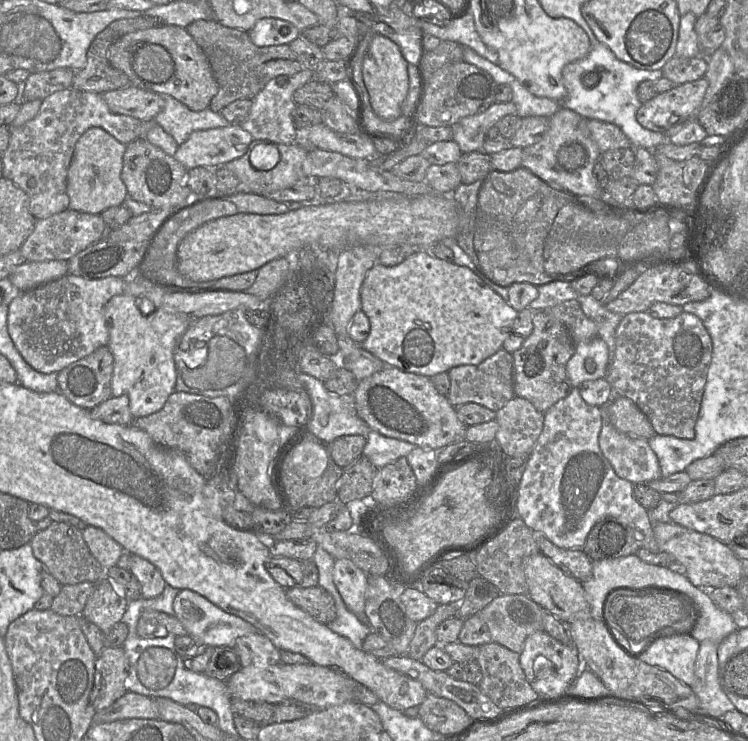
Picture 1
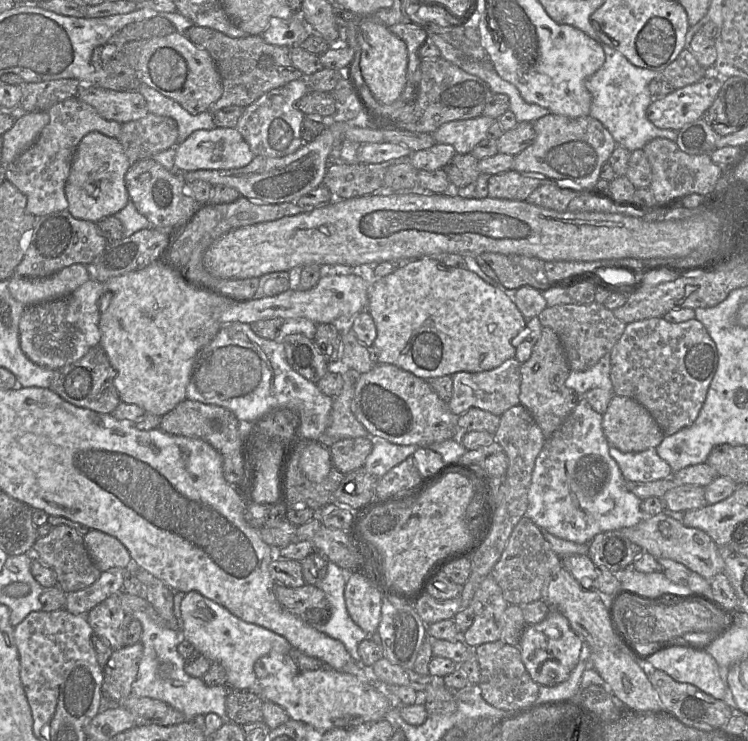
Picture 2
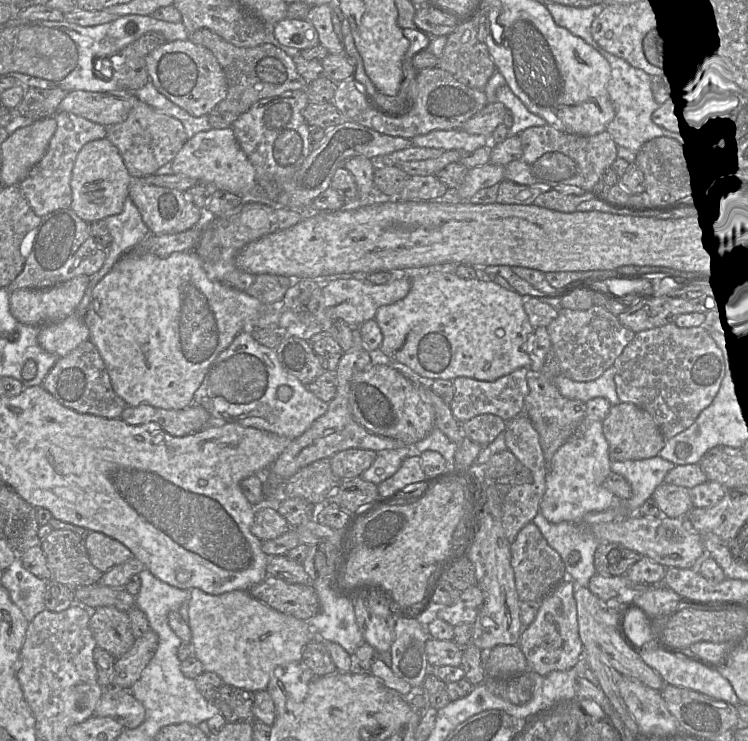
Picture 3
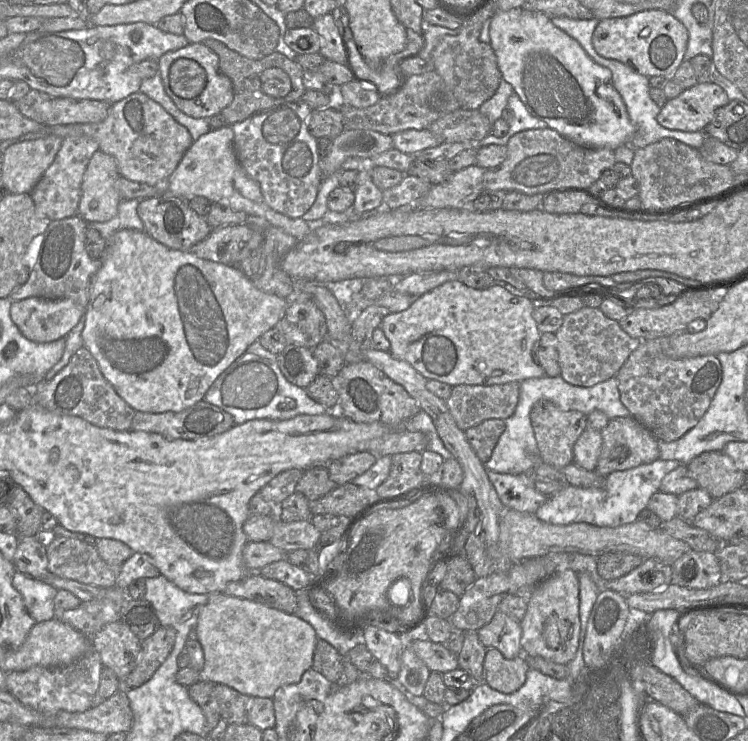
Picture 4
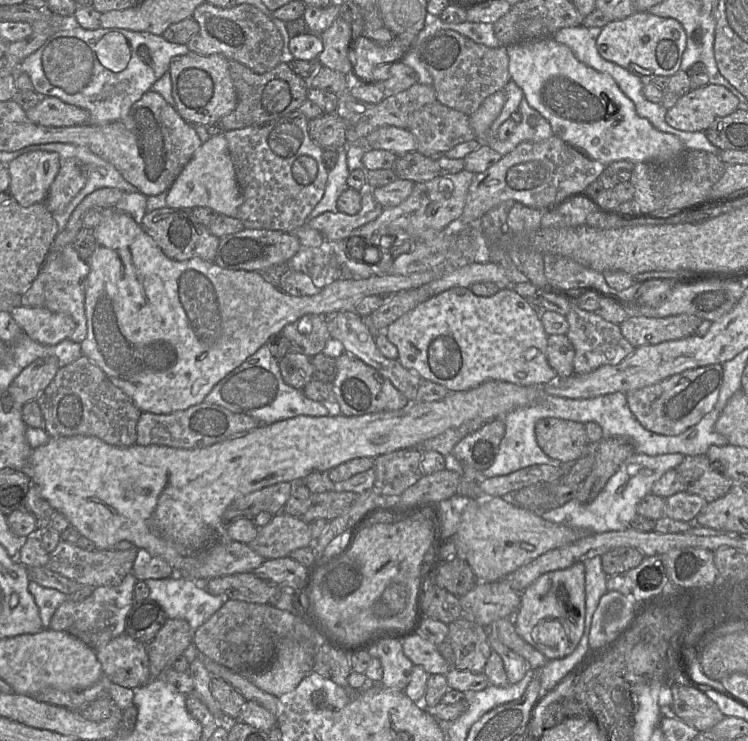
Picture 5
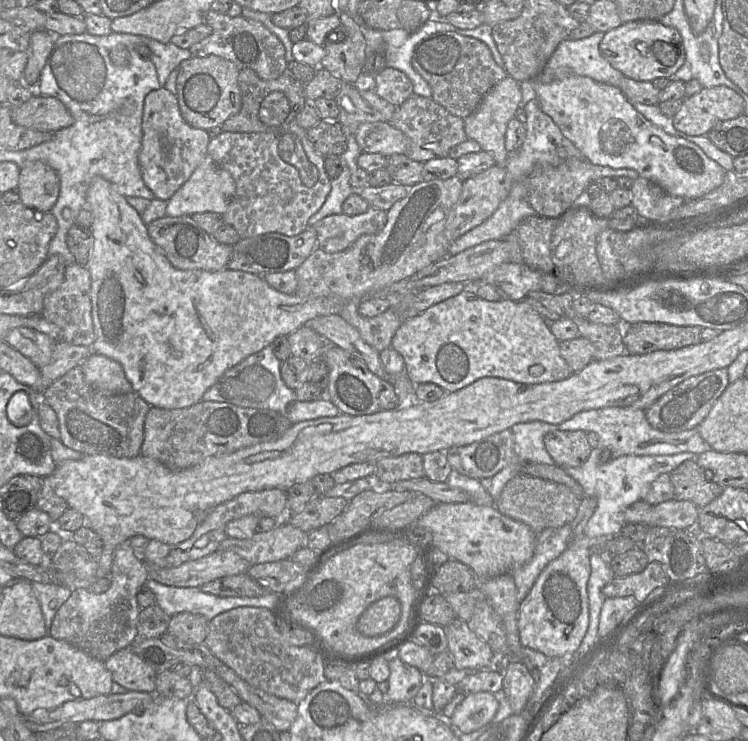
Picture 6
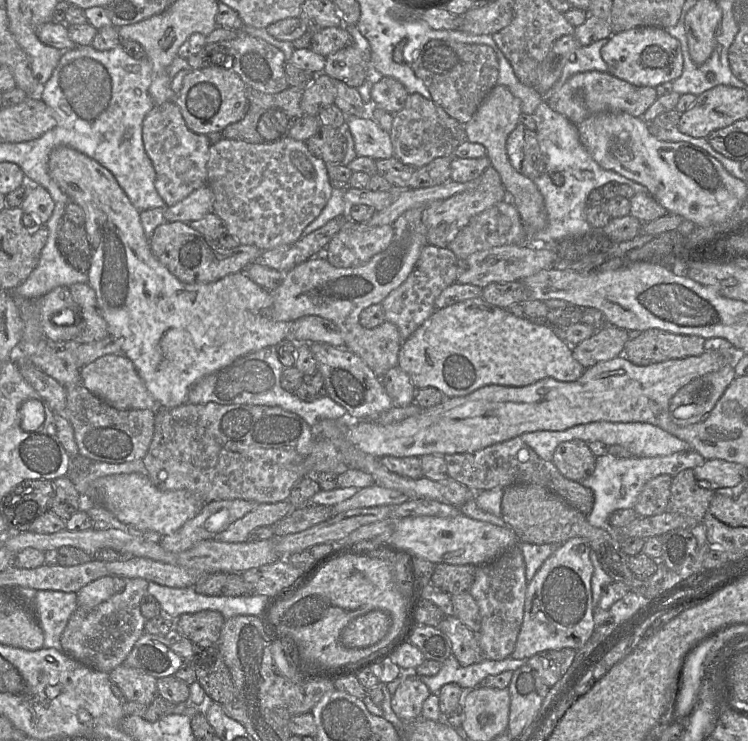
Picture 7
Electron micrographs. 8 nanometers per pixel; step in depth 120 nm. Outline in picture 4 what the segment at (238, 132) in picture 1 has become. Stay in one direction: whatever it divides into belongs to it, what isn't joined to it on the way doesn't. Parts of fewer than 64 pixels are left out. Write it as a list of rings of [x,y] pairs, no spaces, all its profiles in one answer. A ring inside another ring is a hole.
[[[231,125],[209,131],[194,141],[168,180],[169,191],[175,197],[185,199],[195,196],[205,197],[213,203],[235,211],[243,211],[249,217],[265,219],[270,226],[280,228],[299,241],[307,238],[313,230],[313,226],[302,218],[289,218],[267,205],[259,184],[247,175],[236,157]]]

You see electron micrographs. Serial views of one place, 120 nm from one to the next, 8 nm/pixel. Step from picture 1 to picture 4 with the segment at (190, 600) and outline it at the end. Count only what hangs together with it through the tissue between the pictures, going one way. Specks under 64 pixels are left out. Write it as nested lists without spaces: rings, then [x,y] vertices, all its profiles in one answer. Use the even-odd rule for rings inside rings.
[[[224,593],[208,594],[209,601],[198,615],[195,626],[197,640],[204,652],[201,678],[213,684],[223,684],[250,697],[272,699],[278,688],[297,684],[312,667],[318,637],[314,628],[295,614],[288,614],[251,600],[228,596]]]

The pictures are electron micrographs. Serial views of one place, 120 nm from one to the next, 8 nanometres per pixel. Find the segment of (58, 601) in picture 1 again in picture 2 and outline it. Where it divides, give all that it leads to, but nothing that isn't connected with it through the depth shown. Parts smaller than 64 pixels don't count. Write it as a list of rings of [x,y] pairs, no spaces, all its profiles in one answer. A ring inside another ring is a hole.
[[[111,568],[101,572],[90,586],[66,594],[64,608],[74,615],[86,615],[93,607],[123,588],[124,568]]]

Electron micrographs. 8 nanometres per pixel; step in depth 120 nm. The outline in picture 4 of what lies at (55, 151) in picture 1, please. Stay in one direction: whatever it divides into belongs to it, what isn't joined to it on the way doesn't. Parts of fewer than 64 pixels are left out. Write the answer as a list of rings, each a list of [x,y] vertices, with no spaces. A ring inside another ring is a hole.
[[[87,136],[62,139],[54,161],[30,192],[38,217],[54,221],[77,215],[83,175],[97,150],[99,150],[98,143]]]

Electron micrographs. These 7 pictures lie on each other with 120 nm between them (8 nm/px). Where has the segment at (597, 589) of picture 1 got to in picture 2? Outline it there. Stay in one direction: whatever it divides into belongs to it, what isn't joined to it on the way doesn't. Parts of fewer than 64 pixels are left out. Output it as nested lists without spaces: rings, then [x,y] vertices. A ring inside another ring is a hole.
[[[631,565],[615,574],[620,587],[629,590],[631,595],[662,600],[668,596],[685,596],[692,592],[688,587],[672,582],[662,571],[644,573]]]

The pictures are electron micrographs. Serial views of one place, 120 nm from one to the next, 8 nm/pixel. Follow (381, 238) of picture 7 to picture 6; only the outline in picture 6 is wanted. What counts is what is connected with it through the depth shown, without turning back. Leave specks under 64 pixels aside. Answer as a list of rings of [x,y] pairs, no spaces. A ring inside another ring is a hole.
[[[370,206],[365,213],[348,216],[333,214],[319,220],[313,228],[317,247],[328,253],[341,252],[364,234],[379,233],[387,222],[387,212]]]

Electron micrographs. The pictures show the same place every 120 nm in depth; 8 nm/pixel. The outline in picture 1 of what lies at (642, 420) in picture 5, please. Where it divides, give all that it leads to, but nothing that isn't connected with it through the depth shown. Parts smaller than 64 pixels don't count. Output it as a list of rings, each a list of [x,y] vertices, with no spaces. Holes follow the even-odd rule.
[[[647,312],[624,315],[616,330],[616,349],[605,379],[617,396],[632,400],[648,417],[656,434],[693,439],[712,360],[712,340],[702,321],[682,312],[675,318],[657,319]]]

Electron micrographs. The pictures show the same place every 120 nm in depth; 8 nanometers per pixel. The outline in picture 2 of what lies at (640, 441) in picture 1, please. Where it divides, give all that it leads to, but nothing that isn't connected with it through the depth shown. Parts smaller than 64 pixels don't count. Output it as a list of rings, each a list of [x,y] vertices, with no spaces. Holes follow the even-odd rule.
[[[610,445],[609,454],[618,464],[626,481],[652,482],[673,476],[670,465],[658,456],[655,448],[641,452],[622,452]]]

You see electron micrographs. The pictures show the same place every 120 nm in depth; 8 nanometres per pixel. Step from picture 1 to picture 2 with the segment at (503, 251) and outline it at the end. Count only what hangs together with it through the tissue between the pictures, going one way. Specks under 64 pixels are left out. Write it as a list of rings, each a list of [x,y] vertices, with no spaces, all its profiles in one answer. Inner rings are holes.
[[[509,170],[500,174],[490,175],[488,198],[526,201],[528,196],[538,187],[555,182],[558,181]],[[486,252],[479,256],[496,273],[498,281],[506,289],[517,290],[523,286],[530,286],[542,293],[551,286],[559,286],[565,289],[569,288],[564,283],[565,280],[557,283],[539,283],[528,270],[518,264],[512,263],[511,259],[504,254]]]

